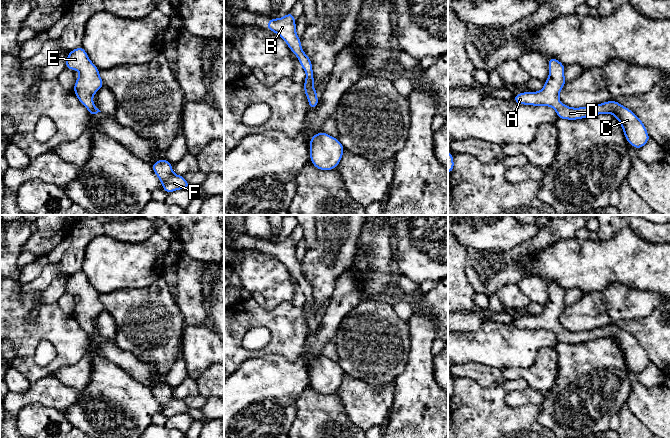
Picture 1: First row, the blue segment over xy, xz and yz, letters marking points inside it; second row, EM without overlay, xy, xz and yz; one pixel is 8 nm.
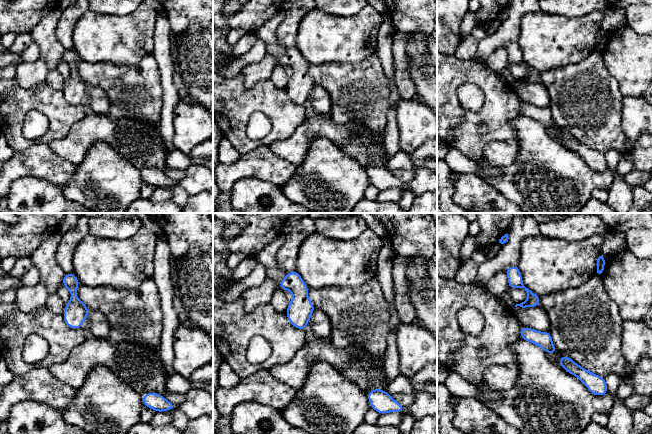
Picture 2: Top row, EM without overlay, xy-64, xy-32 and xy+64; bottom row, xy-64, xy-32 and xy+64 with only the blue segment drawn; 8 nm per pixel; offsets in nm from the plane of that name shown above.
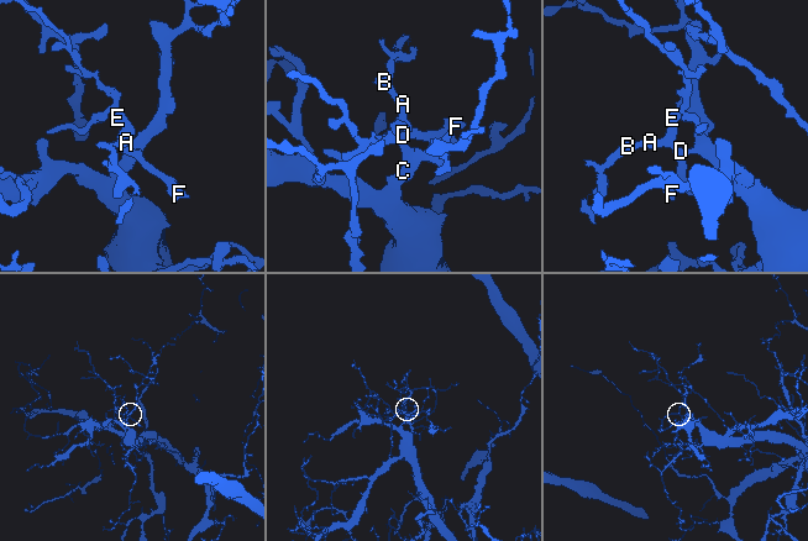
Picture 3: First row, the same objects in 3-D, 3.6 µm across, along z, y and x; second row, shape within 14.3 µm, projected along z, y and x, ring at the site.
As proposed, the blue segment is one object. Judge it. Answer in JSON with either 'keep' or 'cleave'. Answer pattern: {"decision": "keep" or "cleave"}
{"decision": "keep"}

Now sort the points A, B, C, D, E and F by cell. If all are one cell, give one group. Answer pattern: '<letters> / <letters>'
A B C D E F

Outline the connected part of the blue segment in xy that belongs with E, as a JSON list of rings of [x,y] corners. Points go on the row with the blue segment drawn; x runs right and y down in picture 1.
[[[80,46],[69,52],[65,68],[78,70],[80,77],[76,79],[73,88],[77,98],[93,117],[98,112],[101,112],[93,103],[93,95],[104,86],[104,83],[99,76],[99,69],[91,62],[85,49]]]

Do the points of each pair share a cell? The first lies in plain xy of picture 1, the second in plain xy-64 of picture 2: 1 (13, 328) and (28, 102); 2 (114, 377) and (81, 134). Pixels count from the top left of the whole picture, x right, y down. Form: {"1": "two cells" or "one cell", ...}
{"1": "one cell", "2": "two cells"}

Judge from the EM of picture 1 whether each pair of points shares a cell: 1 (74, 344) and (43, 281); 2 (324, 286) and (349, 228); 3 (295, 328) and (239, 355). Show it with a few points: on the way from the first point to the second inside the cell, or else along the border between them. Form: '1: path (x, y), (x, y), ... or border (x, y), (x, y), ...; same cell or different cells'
1: border (21, 284), (23, 292), (40, 291); different cells
2: path (324, 272), (324, 262), (332, 254), (335, 242); same cell
3: path (281, 342), (264, 352), (253, 353); same cell

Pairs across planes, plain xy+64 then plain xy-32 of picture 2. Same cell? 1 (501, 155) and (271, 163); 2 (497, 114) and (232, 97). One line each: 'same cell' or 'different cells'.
1: different cells
2: same cell

